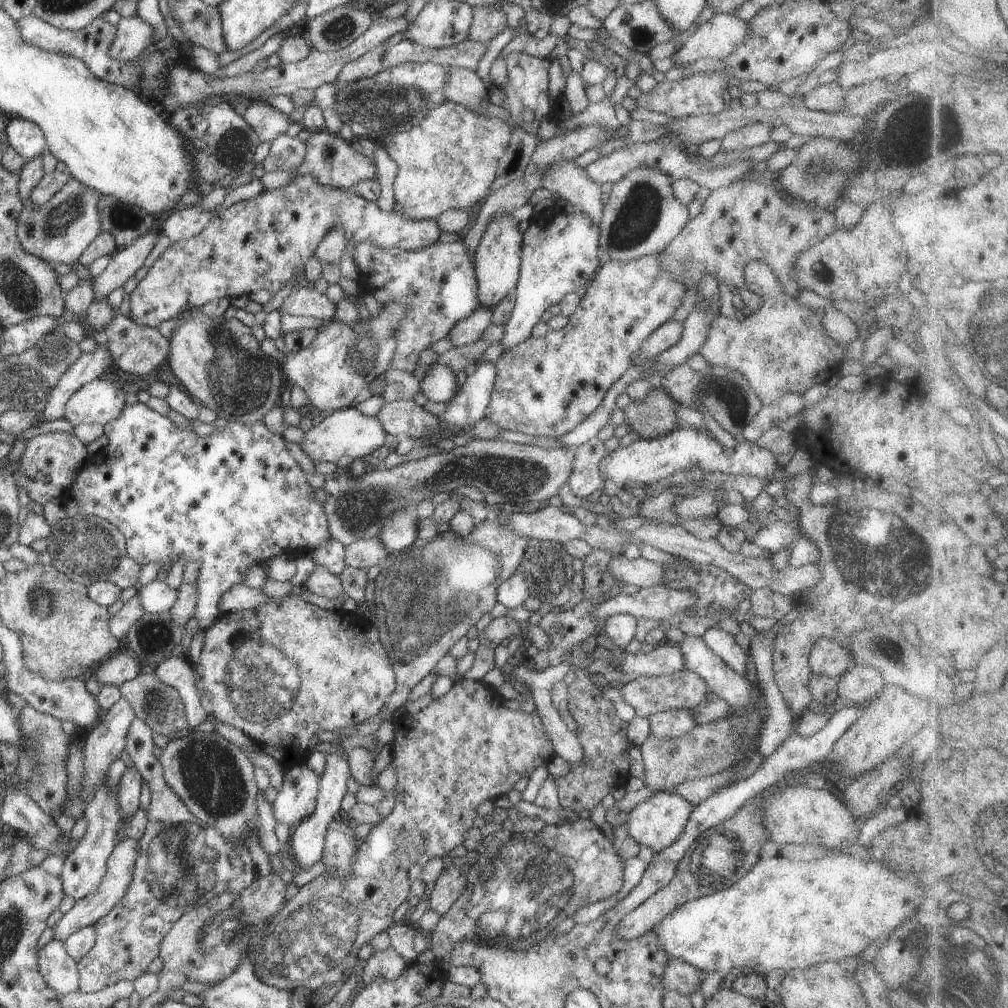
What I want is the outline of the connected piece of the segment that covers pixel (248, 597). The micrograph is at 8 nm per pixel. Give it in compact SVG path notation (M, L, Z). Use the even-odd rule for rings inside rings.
M244 583L232 585L218 600L218 612L236 612L255 608L269 602L270 598L261 592L261 588L251 588Z

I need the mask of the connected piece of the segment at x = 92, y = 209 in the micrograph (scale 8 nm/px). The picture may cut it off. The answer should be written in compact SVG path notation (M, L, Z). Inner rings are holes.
M70 177L62 190L44 204L34 204L26 199L17 226L17 235L26 252L40 257L46 262L59 262L73 265L79 260L84 249L101 233L101 216L97 207L103 197L95 188L83 185L78 179Z

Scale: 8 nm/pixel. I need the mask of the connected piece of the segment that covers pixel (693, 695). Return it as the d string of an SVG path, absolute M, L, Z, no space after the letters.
M688 669L668 676L639 676L619 687L619 690L623 701L634 708L635 714L640 718L647 719L657 712L672 709L686 709L693 716L694 708L705 708L704 705L708 702L708 697L712 699L709 696L709 693L712 692L708 688L706 681Z

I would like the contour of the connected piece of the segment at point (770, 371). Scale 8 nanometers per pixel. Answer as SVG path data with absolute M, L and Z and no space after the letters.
M762 261L749 262L745 266L745 281L751 290L763 298L763 305L756 311L747 312L742 321L738 321L734 316L720 315L711 322L706 342L698 352L710 366L720 365L740 371L761 398L763 406L777 403L787 393L803 396L808 388L827 382L834 373L839 372L848 343L834 340L826 332L823 320L816 315L814 309L800 305L794 296L786 294L770 266Z

